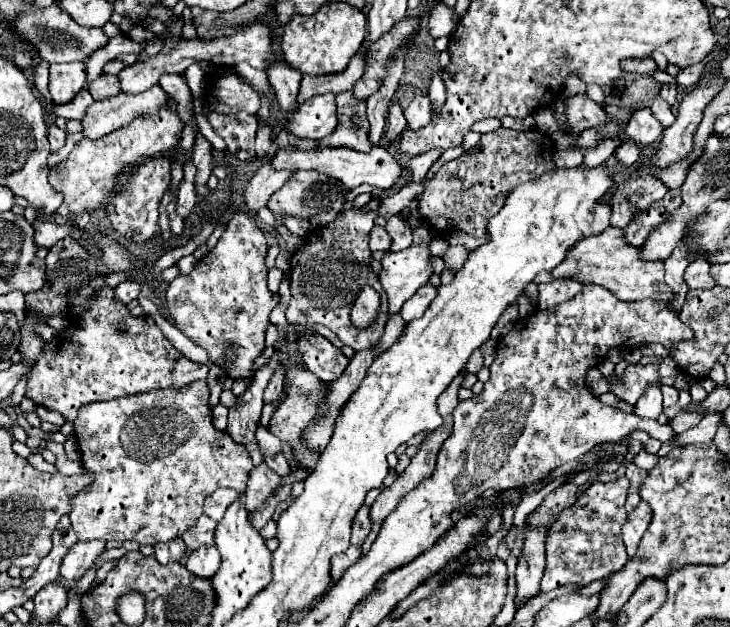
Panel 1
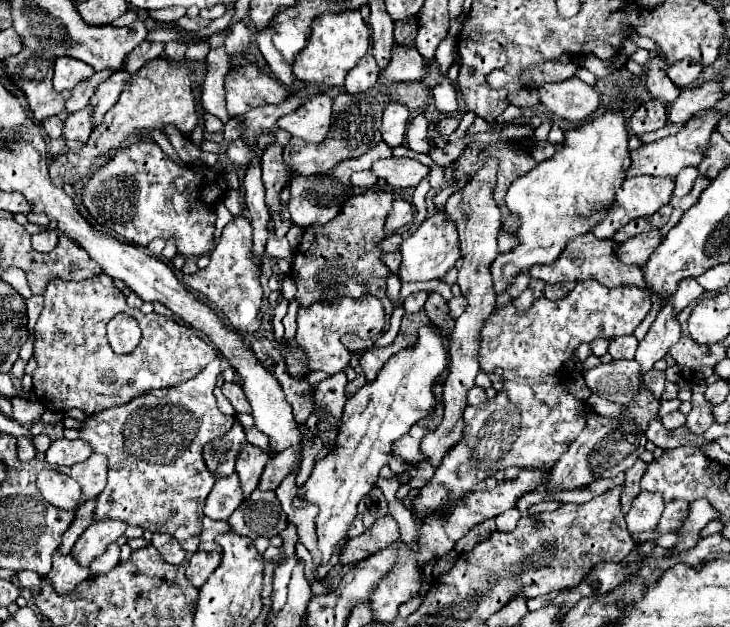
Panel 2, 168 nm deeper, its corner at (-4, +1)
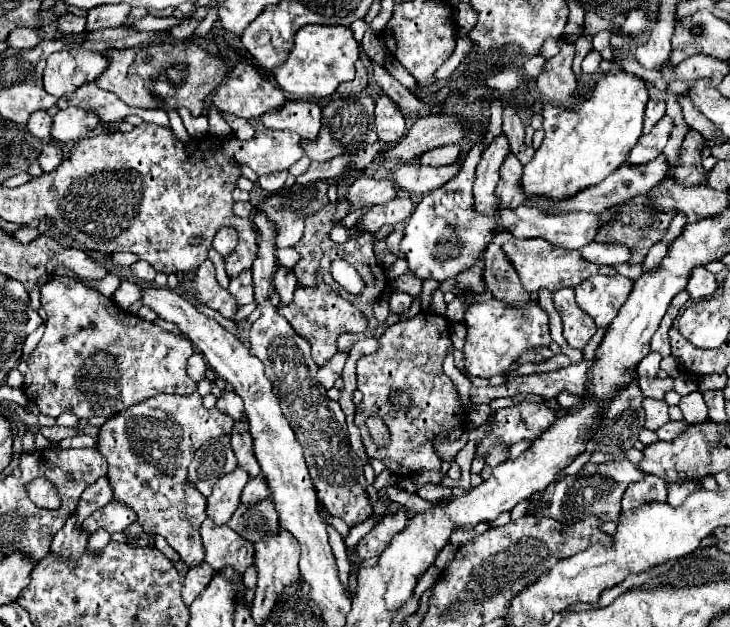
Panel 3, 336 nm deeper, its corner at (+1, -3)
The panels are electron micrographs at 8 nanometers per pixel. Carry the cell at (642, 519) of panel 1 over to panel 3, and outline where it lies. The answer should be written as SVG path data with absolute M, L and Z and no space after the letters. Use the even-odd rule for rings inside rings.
M645 474L645 478L633 486L629 486L623 494L621 500L621 508L625 510L633 510L641 504L647 502L665 502L667 500L667 490L665 490L665 482L653 474Z

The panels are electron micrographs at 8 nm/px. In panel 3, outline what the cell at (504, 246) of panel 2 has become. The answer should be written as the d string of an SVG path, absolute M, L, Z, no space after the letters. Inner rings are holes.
M511 238L503 244L503 248L505 248L505 256L511 258L513 268L517 270L521 284L527 292L537 292L539 288L547 288L553 292L553 290L559 290L561 286L575 288L583 280L587 280L595 274L605 274L605 276L617 274L617 270L613 266L601 266L601 264L589 262L581 256L579 250L553 246L545 238Z

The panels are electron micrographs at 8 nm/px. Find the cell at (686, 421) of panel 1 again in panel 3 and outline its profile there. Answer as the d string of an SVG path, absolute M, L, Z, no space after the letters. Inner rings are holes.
M645 398L645 416L647 416L647 430L659 430L663 424L669 422L669 406L665 402Z

